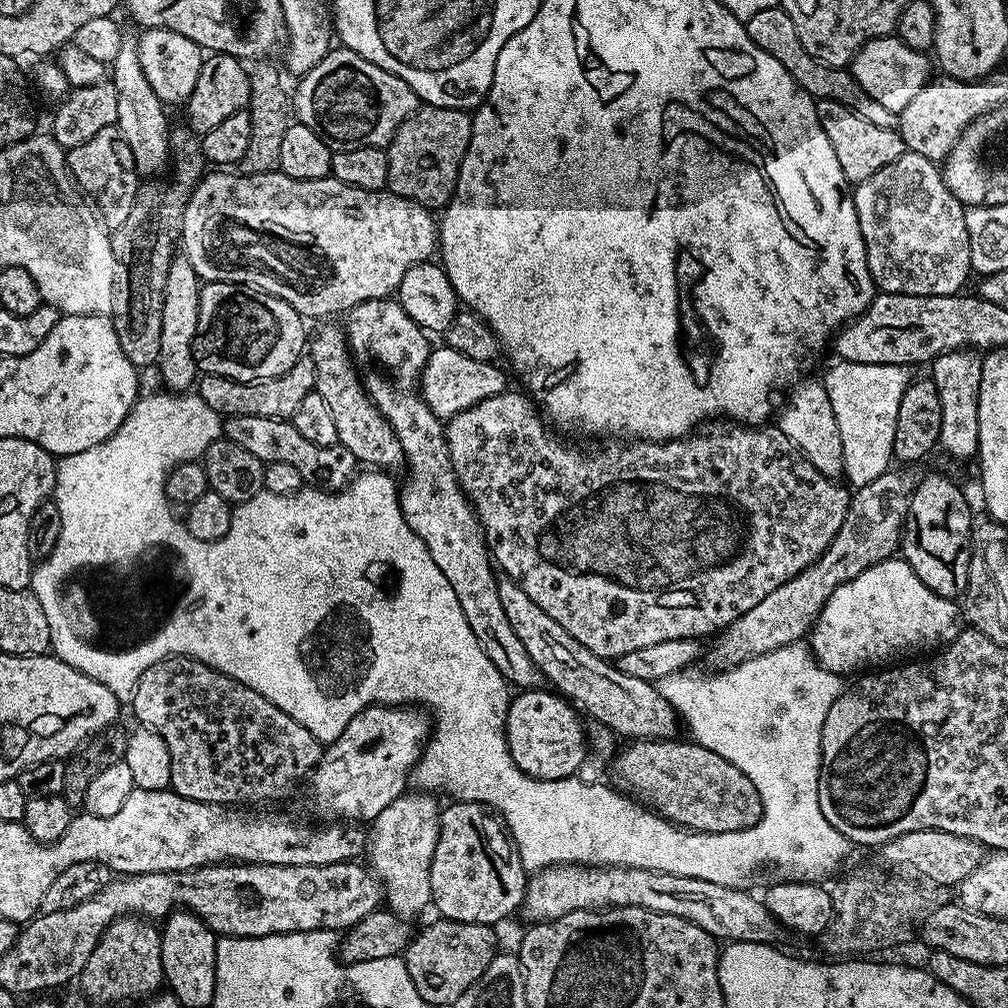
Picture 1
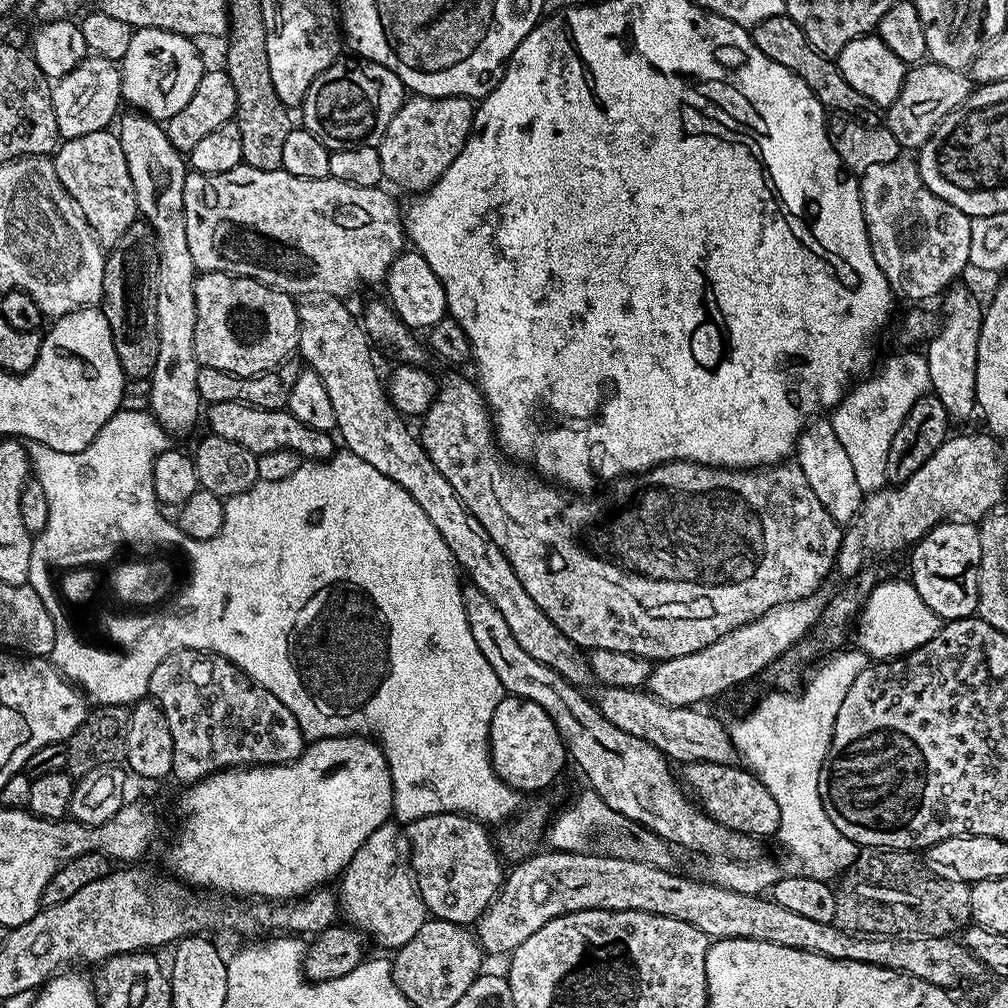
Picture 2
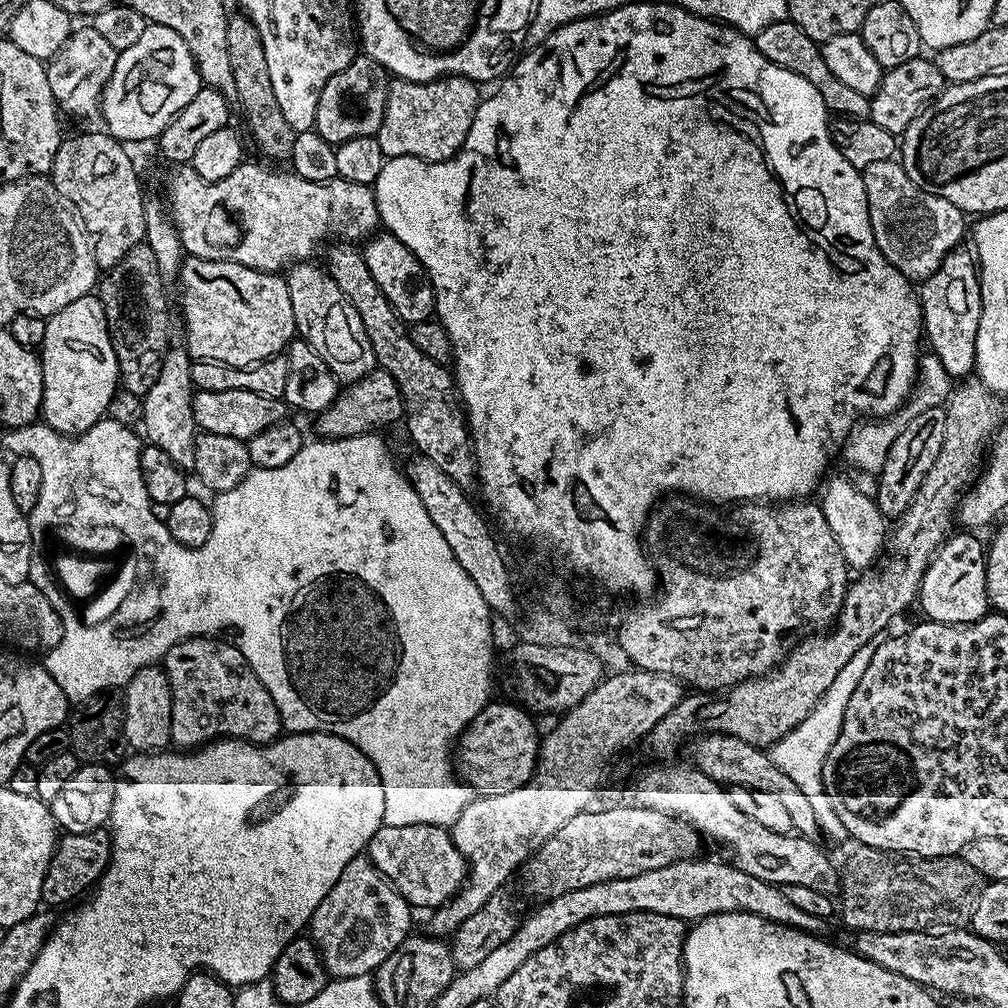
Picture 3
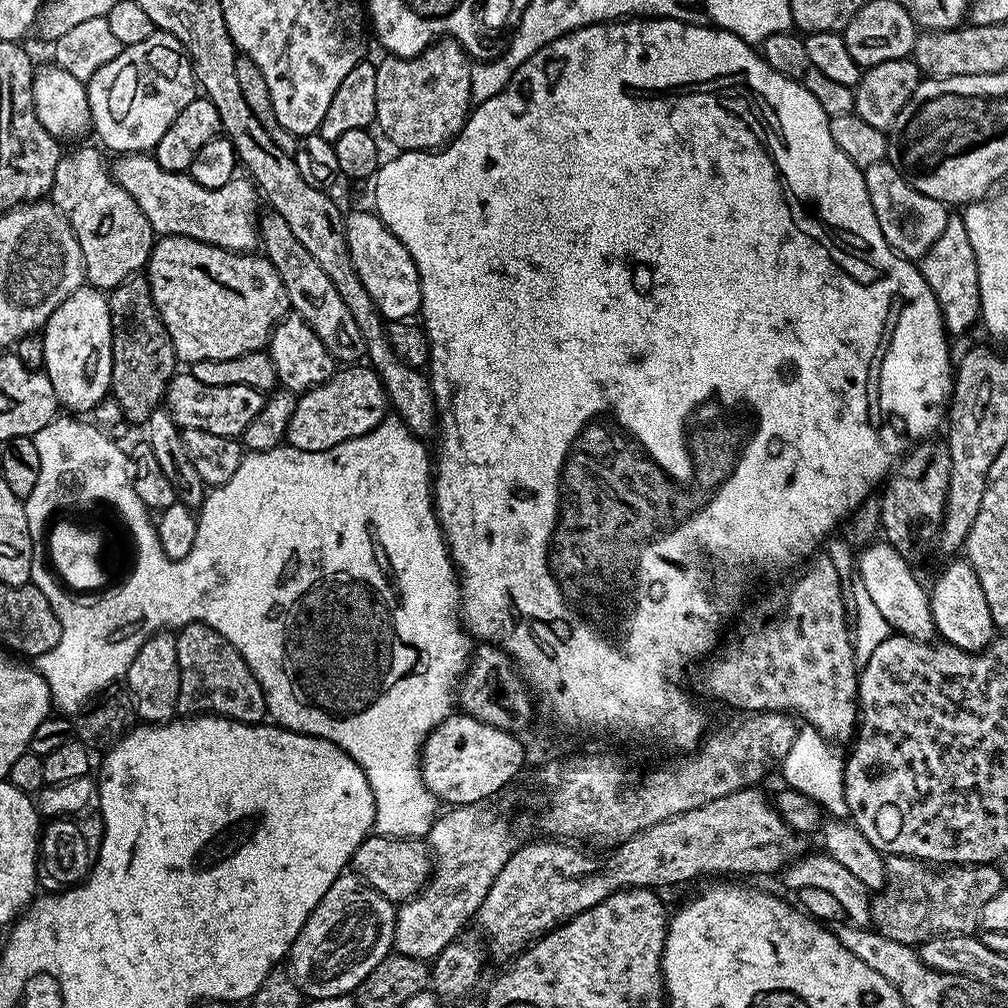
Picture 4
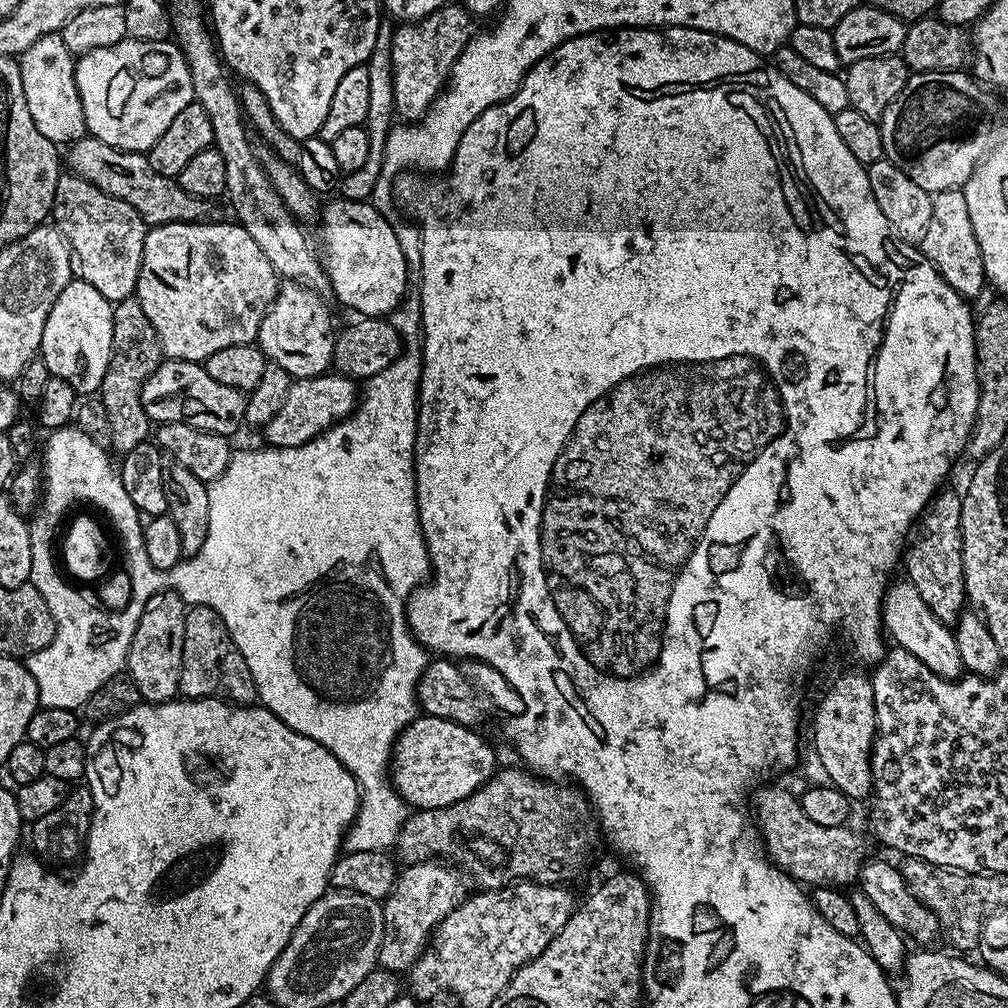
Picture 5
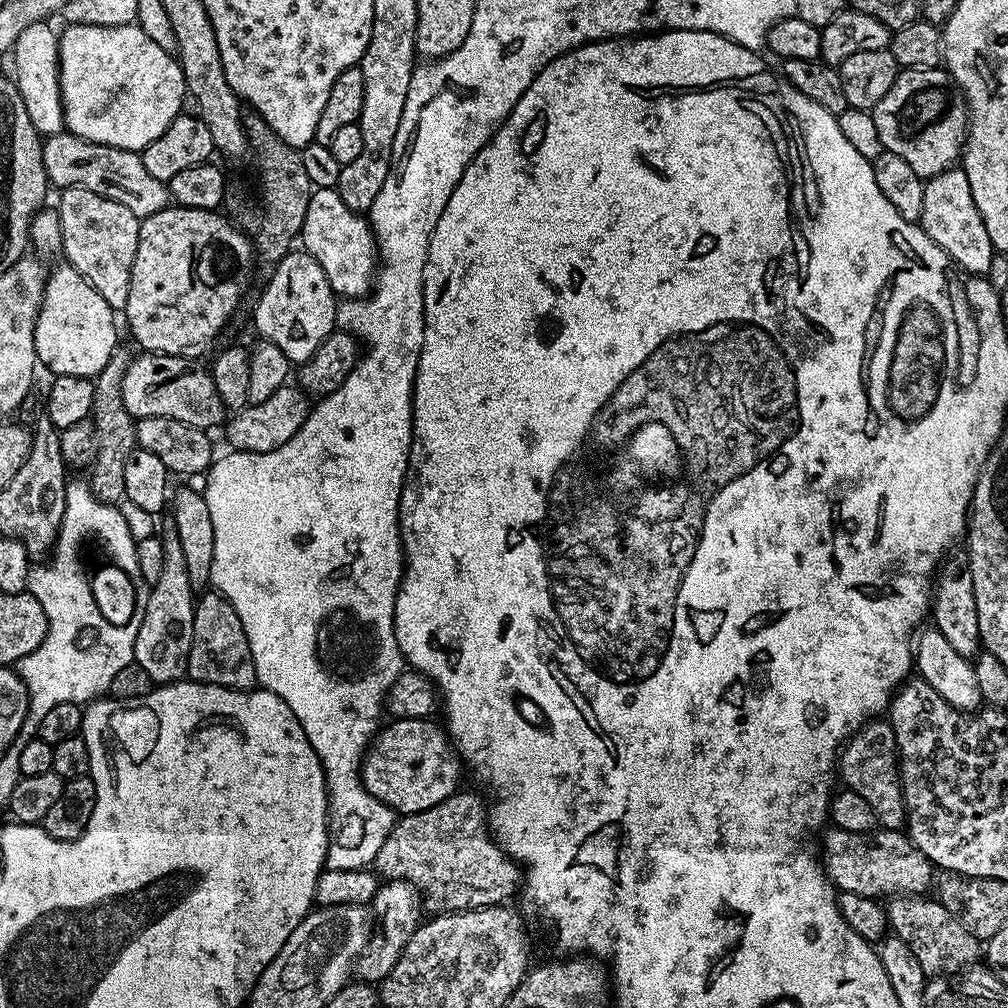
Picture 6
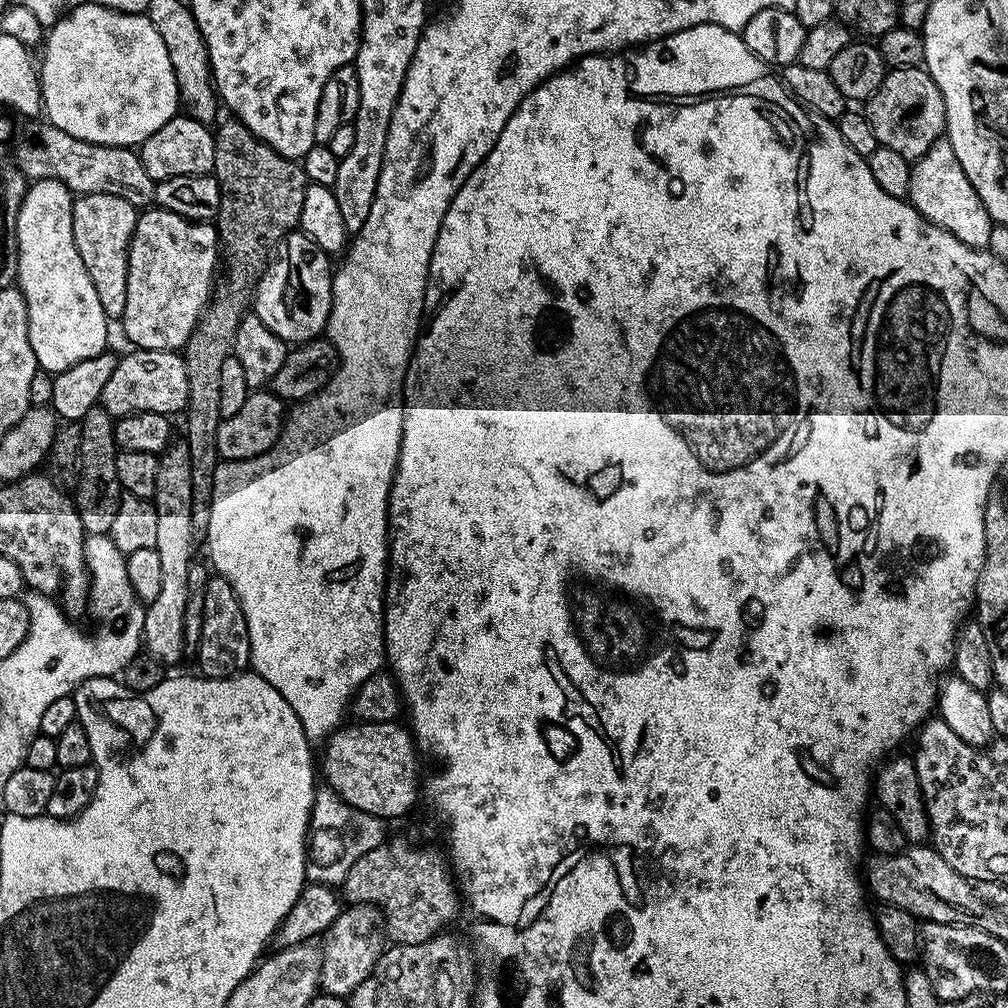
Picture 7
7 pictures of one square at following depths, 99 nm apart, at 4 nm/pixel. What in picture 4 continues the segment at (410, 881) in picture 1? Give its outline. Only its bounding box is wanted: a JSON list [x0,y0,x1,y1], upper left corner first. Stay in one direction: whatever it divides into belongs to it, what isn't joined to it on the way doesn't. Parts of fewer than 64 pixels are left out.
[286,874,397,1000]

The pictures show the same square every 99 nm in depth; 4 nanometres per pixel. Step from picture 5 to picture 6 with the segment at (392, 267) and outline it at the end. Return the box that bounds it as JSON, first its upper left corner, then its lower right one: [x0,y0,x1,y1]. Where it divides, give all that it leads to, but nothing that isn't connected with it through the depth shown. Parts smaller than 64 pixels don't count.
[299,188,378,298]

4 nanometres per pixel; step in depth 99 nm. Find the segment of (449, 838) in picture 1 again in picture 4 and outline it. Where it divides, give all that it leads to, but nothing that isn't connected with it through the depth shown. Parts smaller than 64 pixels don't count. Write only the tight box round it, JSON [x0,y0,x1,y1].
[350,834,433,902]

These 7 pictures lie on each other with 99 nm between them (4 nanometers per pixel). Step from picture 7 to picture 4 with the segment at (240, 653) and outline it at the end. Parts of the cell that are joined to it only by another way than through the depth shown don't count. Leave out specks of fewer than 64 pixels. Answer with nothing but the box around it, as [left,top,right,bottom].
[175,622,268,724]

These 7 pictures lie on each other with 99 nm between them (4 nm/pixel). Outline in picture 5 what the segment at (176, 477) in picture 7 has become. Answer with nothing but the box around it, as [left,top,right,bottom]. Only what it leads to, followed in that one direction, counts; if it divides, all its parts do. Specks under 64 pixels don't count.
[127,590,188,704]

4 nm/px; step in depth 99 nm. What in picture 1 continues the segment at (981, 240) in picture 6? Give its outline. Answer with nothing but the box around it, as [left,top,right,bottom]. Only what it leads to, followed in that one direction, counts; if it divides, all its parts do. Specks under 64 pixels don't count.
[930,350,982,460]

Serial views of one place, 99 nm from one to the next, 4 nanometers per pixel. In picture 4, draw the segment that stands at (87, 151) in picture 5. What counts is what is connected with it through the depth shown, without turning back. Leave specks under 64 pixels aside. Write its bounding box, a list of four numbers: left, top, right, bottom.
[110,152,261,254]

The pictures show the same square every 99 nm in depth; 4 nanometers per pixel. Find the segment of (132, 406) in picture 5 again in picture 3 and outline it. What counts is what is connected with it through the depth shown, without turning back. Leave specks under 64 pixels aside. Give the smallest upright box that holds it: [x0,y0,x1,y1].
[98,242,170,398]

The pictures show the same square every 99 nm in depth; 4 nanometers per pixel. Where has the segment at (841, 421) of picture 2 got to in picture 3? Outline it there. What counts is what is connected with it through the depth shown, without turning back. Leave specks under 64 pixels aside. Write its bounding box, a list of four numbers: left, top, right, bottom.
[842,355,953,474]

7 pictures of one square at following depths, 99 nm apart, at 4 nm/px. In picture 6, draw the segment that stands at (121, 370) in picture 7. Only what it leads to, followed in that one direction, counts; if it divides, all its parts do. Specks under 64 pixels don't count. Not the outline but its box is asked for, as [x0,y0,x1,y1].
[122,352,226,430]

